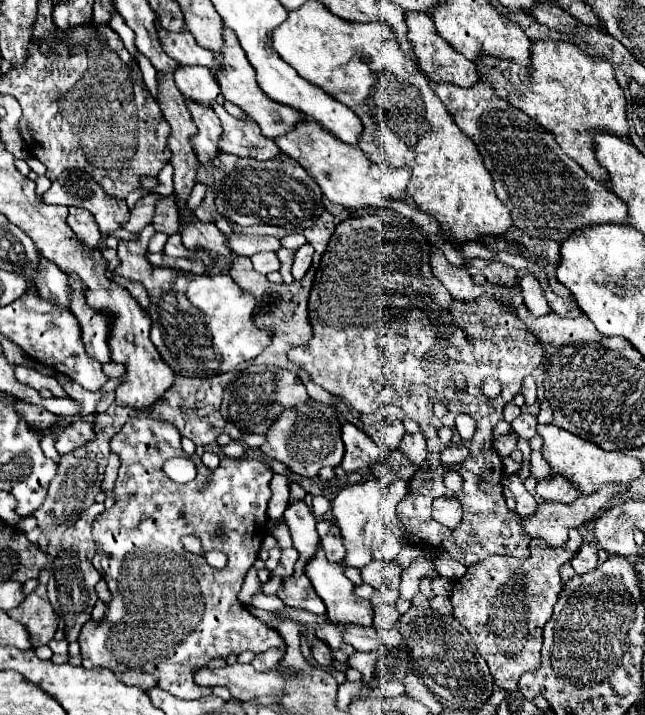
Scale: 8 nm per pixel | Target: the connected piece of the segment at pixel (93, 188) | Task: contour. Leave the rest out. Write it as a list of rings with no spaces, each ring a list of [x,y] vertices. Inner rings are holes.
[[[71,170],[71,174],[61,174],[51,188],[43,194],[45,204],[63,204],[63,206],[83,206],[89,210],[101,234],[121,228],[129,218],[129,208],[117,198],[107,198],[103,186],[99,186],[91,176]]]

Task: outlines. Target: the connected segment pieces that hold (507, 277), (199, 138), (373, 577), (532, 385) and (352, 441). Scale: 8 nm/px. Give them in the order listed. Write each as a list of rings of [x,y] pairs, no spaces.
[[[467,260],[467,268],[473,274],[475,284],[499,284],[499,286],[515,286],[517,270],[503,262],[489,260]]]
[[[187,98],[187,108],[191,110],[191,118],[197,126],[195,138],[191,138],[191,144],[195,146],[195,154],[199,158],[199,162],[203,162],[205,166],[211,164],[211,160],[215,158],[217,150],[217,140],[221,136],[221,124],[217,114],[213,112],[213,108],[199,104],[191,98]]]
[[[371,562],[361,570],[363,582],[371,584],[375,590],[391,588],[399,590],[401,584],[401,568],[395,562]]]
[[[527,376],[523,380],[520,393],[523,395],[526,404],[533,404],[537,401],[537,385],[532,376]]]
[[[347,422],[343,424],[343,442],[345,442],[345,458],[341,462],[341,468],[347,474],[377,464],[381,454],[379,446],[371,440],[371,436],[367,436],[357,426]]]

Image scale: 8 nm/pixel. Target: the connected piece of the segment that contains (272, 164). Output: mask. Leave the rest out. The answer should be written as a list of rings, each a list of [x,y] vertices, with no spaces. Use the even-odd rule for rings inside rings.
[[[279,154],[279,158],[271,160],[239,158],[235,168],[223,178],[223,182],[215,184],[215,206],[217,212],[231,224],[273,224],[293,232],[311,228],[325,210],[321,188],[287,154]]]

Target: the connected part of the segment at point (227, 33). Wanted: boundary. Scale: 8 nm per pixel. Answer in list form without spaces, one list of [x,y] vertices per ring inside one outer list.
[[[227,26],[223,28],[223,40],[225,40],[223,50],[219,50],[219,54],[217,54],[221,68],[219,68],[219,74],[213,74],[213,76],[219,82],[225,100],[237,104],[249,118],[253,118],[267,138],[273,140],[281,134],[287,134],[301,120],[301,114],[287,106],[279,106],[279,102],[271,102],[271,98],[267,98],[267,94],[263,94],[263,90],[259,90],[259,84],[255,82],[255,70],[251,70],[251,64],[247,62],[243,50],[235,38],[235,32]]]

